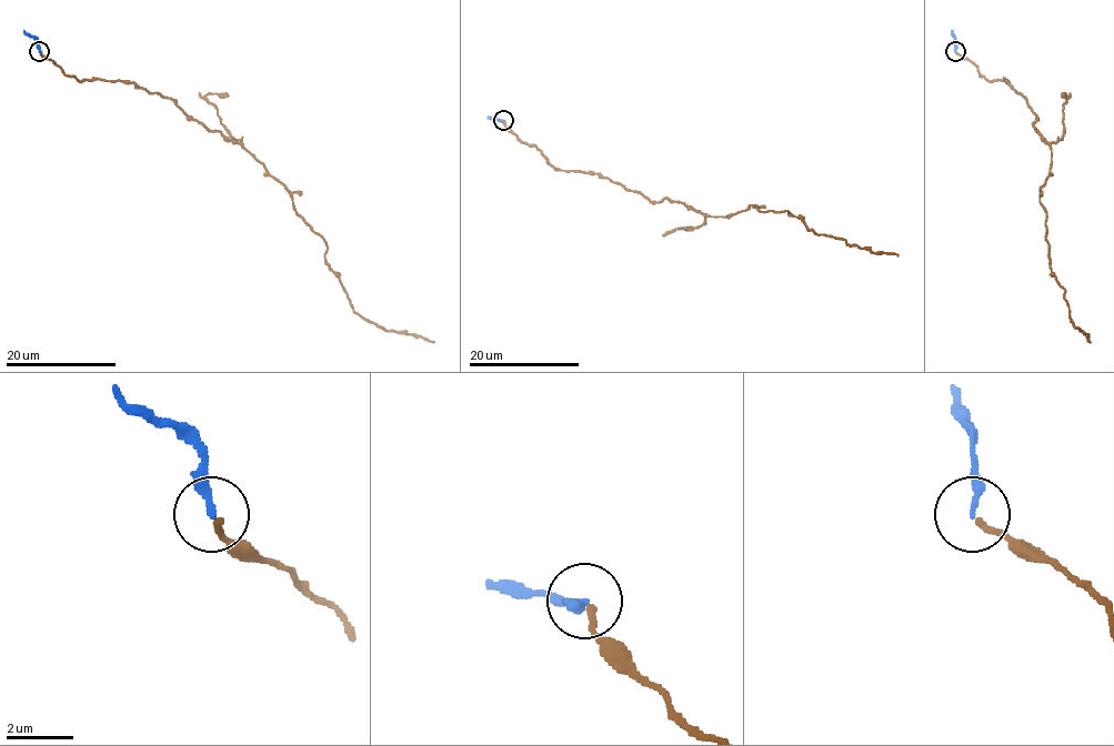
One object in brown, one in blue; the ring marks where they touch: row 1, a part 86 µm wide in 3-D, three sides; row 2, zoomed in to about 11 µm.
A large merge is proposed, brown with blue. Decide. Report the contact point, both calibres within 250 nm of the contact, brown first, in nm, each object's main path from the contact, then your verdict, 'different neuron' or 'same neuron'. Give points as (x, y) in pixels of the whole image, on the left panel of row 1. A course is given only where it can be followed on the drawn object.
place (39, 51); calibres 180 and 220 nm; course brown (40, 52), (66, 76), (134, 82), (171, 99), (244, 147), (322, 239), (351, 308), (433, 342); course blue (39, 52), (38, 42), (24, 30); same neuron

